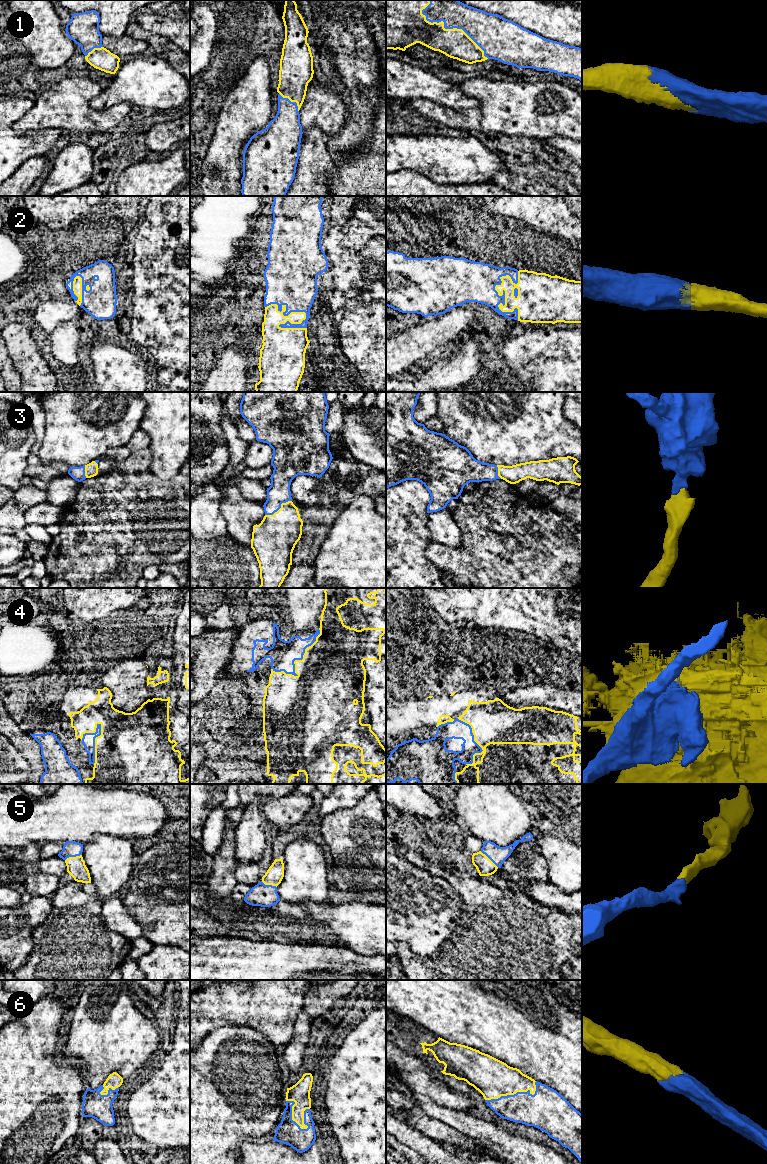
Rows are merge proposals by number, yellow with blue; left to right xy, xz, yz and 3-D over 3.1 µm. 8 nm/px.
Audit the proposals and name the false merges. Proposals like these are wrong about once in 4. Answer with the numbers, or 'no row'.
4

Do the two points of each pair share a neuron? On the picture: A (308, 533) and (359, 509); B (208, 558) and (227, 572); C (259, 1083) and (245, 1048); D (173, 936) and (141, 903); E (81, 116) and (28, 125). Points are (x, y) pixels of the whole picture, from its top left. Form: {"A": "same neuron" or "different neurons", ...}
{"A": "different neurons", "B": "same neuron", "C": "same neuron", "D": "same neuron", "E": "same neuron"}

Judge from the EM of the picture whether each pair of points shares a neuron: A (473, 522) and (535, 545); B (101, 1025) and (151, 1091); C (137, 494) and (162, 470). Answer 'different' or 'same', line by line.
A: same
B: different
C: different

